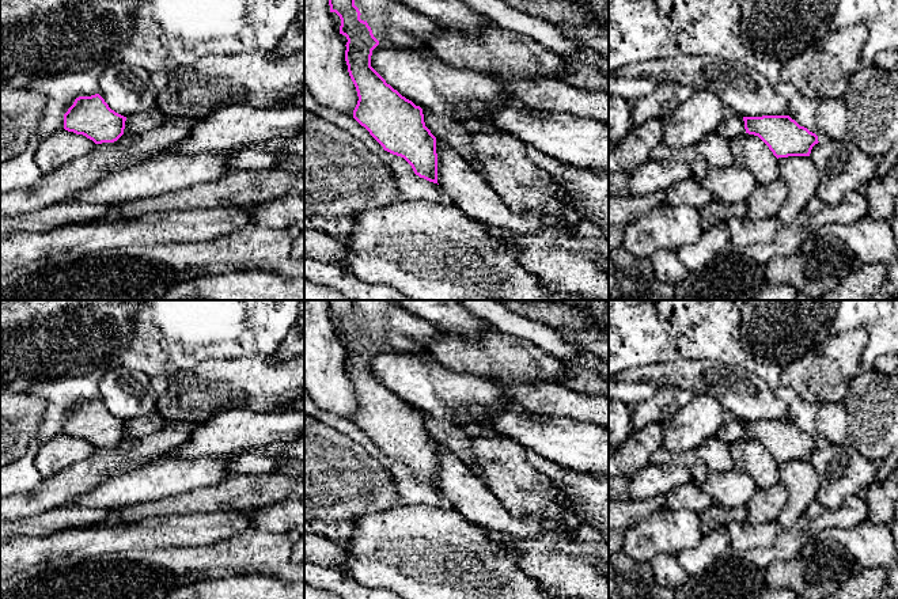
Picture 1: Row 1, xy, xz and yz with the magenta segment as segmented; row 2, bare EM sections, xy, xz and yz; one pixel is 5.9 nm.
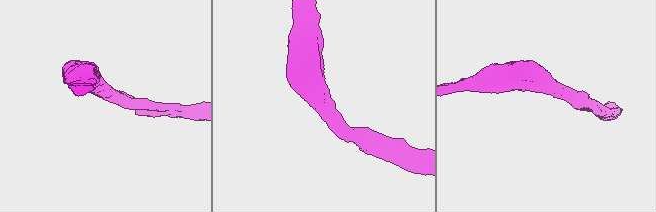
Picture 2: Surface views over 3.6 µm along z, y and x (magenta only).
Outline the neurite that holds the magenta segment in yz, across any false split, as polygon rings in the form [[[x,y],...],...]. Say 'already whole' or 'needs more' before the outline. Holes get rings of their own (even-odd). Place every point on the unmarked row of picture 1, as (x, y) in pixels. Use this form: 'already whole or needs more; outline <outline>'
already whole; outline [[[789,420],[743,421],[746,437],[758,440],[778,462],[810,460],[818,440]]]

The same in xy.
already whole; outline [[[99,399],[79,401],[64,418],[64,433],[83,439],[95,448],[114,447],[125,433],[126,421],[109,412]]]

